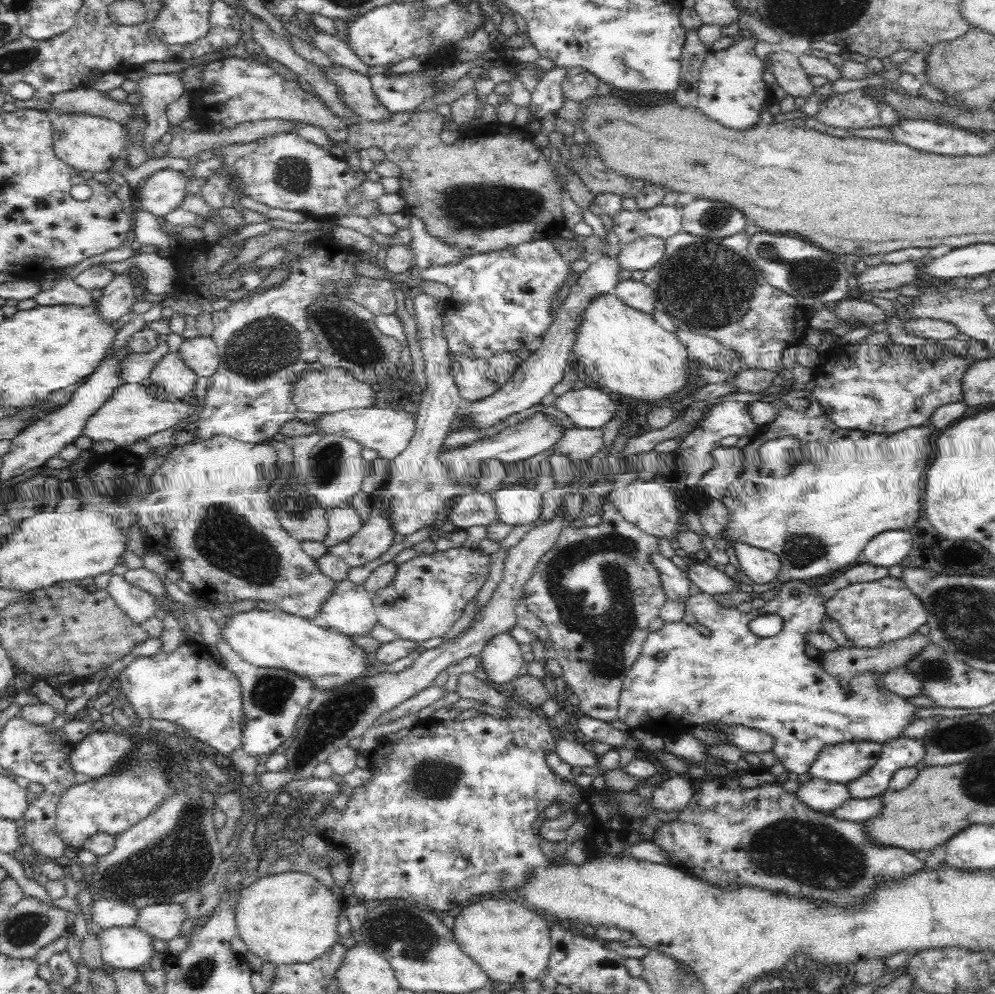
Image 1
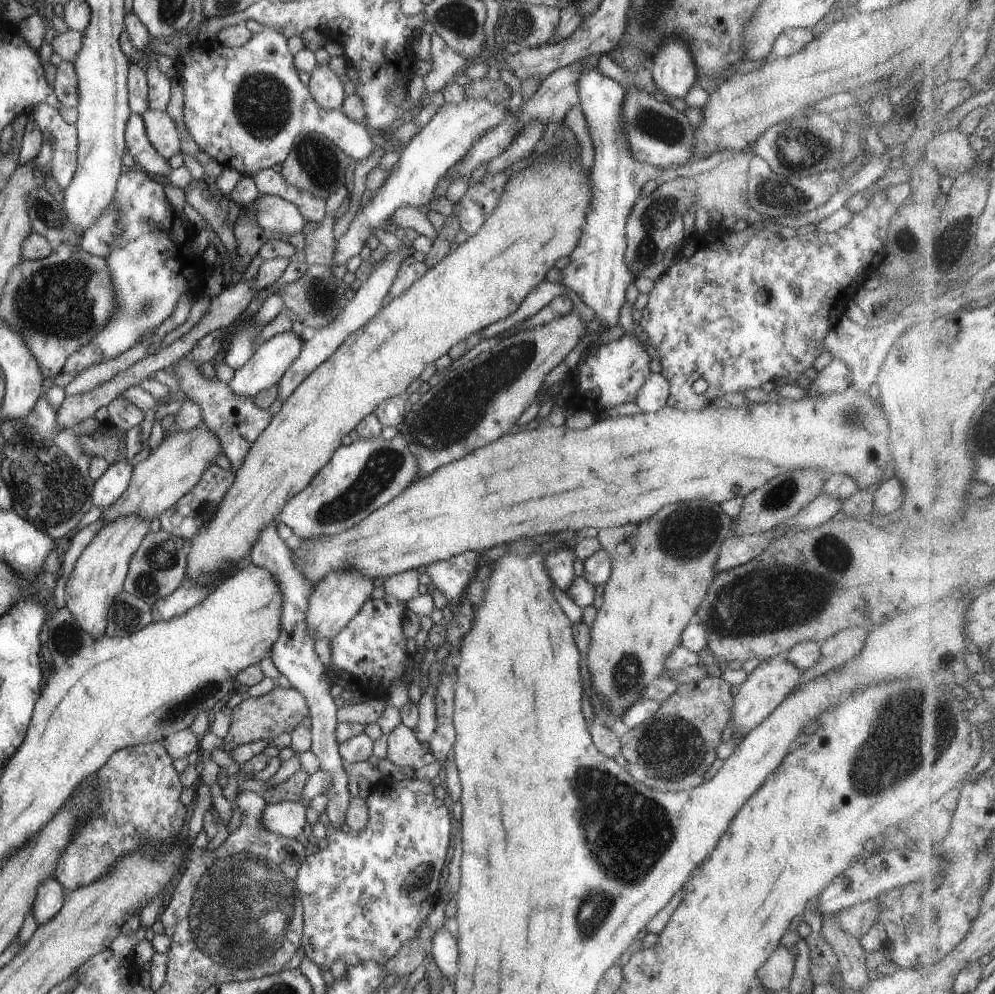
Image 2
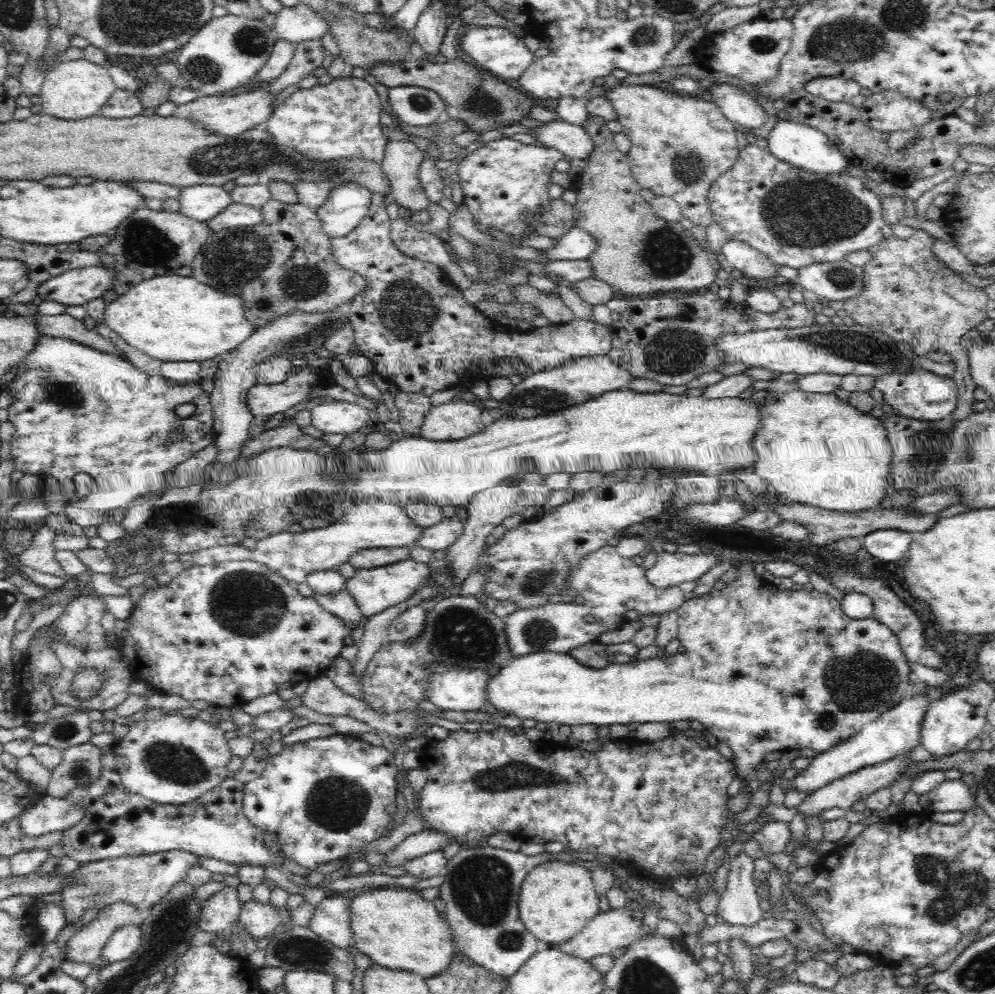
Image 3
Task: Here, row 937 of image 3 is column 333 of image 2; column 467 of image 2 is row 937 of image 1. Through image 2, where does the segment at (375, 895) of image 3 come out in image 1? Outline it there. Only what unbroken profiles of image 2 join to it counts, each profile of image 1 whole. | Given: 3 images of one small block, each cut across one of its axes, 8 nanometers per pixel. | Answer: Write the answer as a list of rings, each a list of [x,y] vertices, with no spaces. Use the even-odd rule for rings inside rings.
[[[287,871],[272,874],[258,879],[250,886],[242,889],[240,901],[236,906],[237,936],[241,938],[247,950],[254,952],[262,962],[274,964],[300,964],[313,961],[322,956],[326,950],[336,942],[338,932],[338,916],[344,908],[341,897],[337,895],[334,888],[328,888],[309,873],[299,871]]]

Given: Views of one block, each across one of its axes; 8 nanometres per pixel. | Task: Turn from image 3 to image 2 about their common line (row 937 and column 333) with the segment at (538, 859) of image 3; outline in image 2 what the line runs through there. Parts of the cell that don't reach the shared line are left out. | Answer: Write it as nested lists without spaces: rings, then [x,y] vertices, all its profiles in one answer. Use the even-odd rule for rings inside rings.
[[[399,432],[392,439],[382,436],[358,438],[349,446],[340,445],[334,451],[328,464],[320,468],[312,482],[286,501],[277,520],[293,530],[294,540],[340,534],[394,500],[418,476],[418,472],[416,456],[412,456],[408,442]]]

